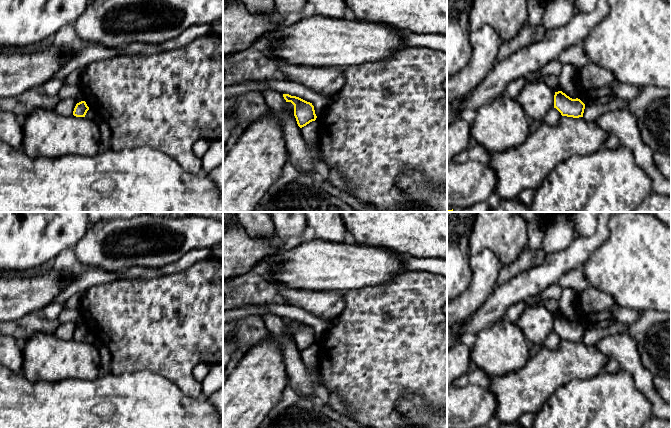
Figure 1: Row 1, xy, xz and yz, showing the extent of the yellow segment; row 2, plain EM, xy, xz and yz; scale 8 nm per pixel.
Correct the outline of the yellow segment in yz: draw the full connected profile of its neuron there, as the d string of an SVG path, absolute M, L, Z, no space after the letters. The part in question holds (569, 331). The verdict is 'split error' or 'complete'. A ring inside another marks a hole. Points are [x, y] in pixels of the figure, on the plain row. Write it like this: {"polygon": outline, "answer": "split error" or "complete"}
{"polygon": "M562 315L555 316L554 332L556 332L562 340L579 342L583 341L585 328L578 322L572 323Z", "answer": "complete"}

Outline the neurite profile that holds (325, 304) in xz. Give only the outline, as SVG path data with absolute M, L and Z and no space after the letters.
M276 250L258 262L256 269L263 279L273 284L291 306L301 308L321 319L339 316L345 306L345 300L341 293L290 288L272 280L271 274L275 259L281 250Z

